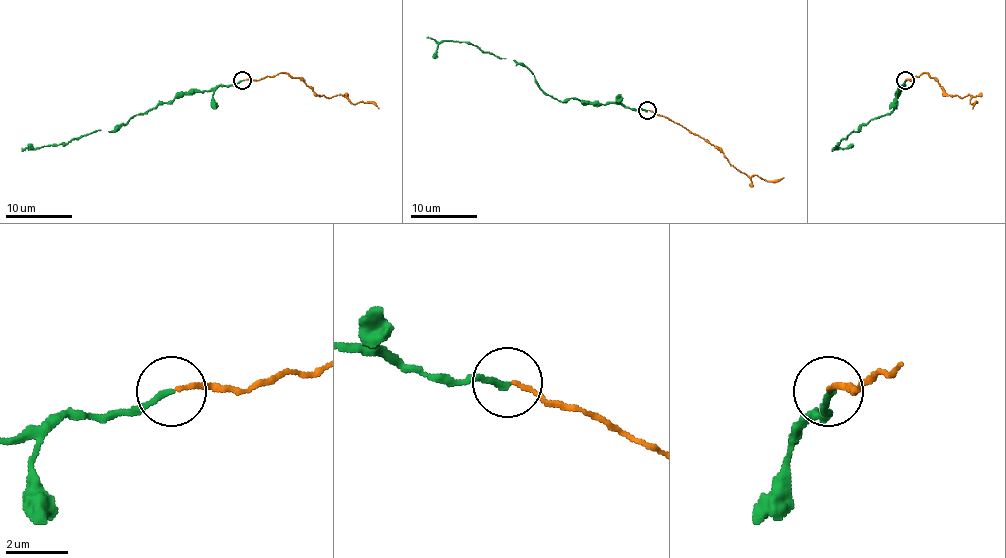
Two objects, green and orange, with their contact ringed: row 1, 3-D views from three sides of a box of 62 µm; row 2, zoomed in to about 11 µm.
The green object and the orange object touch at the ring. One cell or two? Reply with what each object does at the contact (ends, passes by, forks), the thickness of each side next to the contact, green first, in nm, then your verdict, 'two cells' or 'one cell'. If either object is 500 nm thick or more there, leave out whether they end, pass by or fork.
green ends | orange ends | 190/120 nm | two cells

